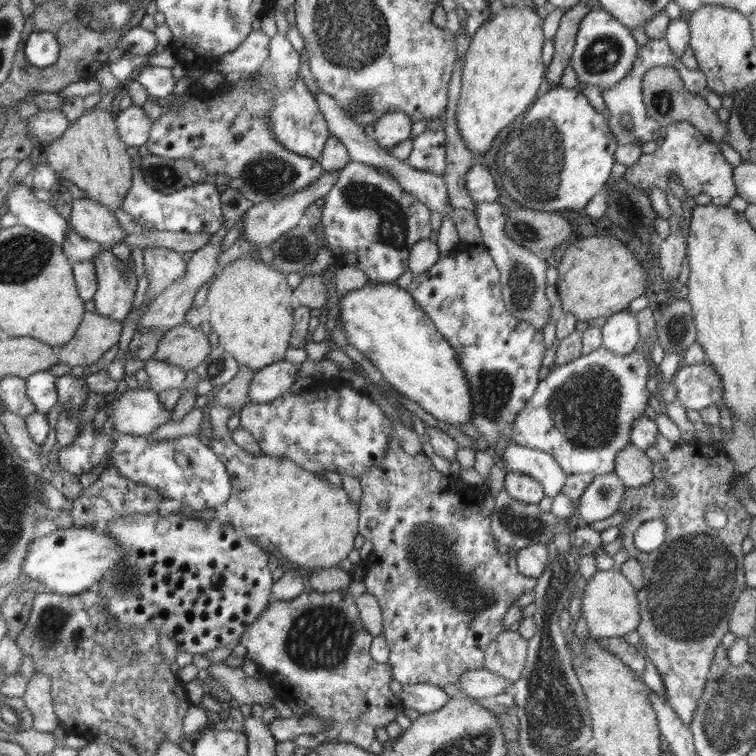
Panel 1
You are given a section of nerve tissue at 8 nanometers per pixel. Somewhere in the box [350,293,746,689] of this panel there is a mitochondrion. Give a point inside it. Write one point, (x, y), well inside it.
(687, 603)

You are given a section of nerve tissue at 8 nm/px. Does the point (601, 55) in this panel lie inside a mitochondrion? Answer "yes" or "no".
yes

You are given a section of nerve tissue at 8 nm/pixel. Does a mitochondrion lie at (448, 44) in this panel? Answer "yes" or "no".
no

